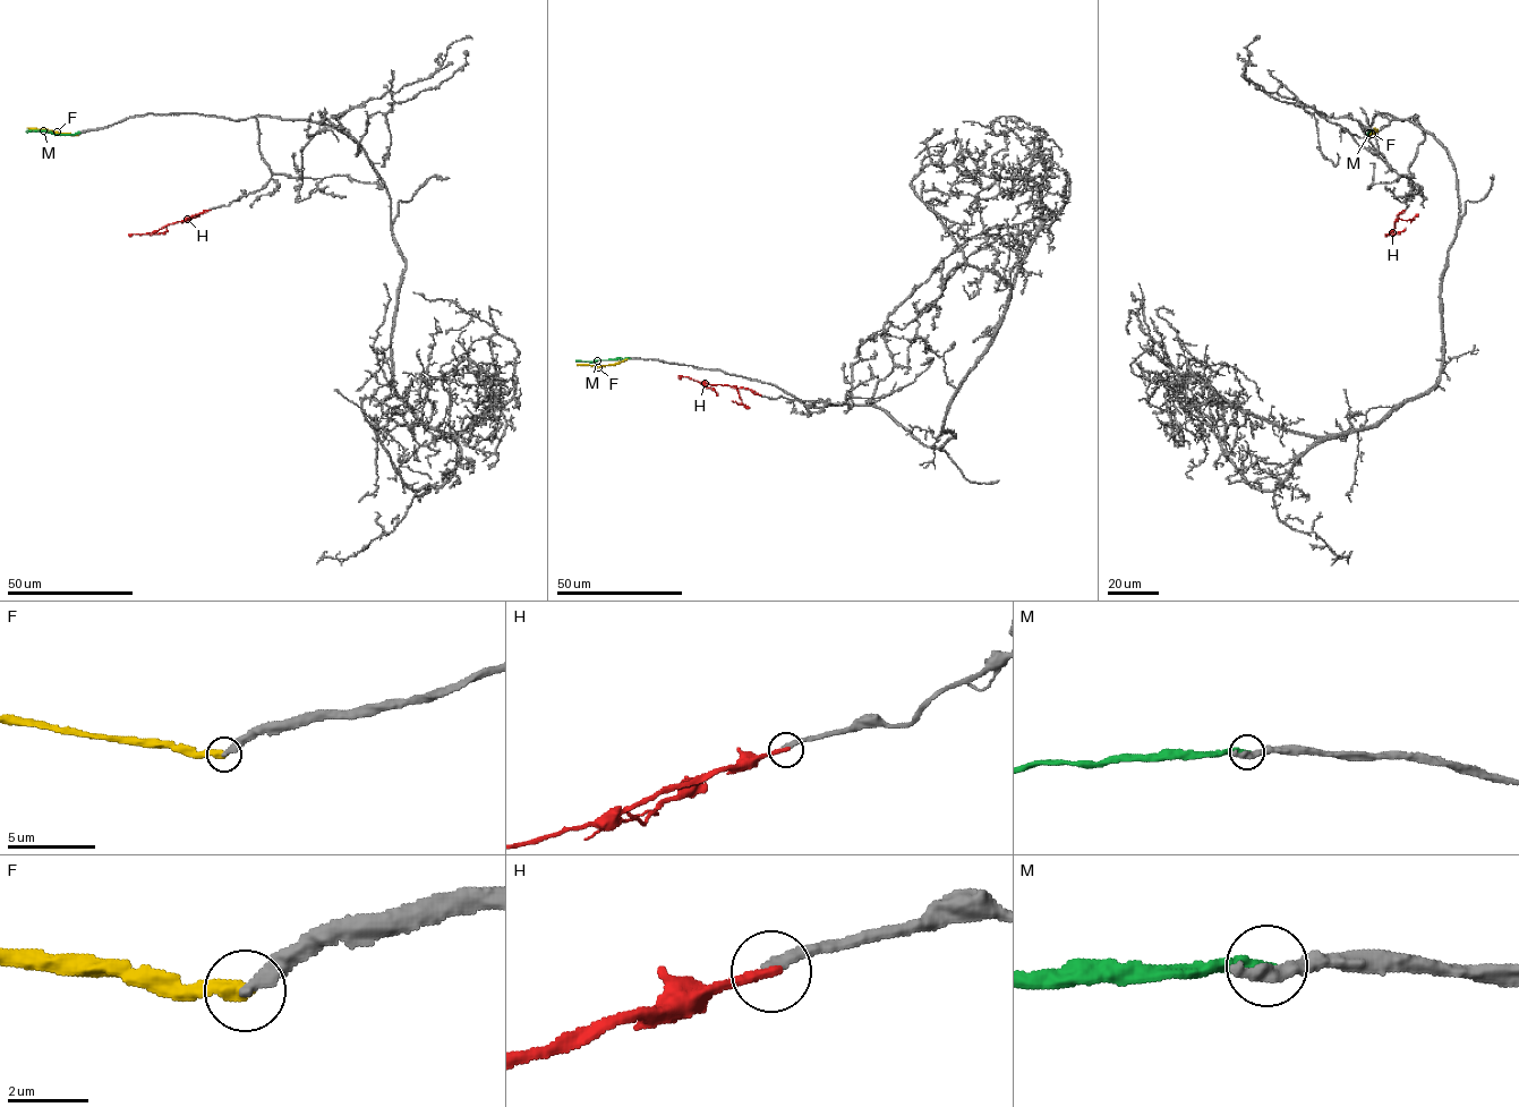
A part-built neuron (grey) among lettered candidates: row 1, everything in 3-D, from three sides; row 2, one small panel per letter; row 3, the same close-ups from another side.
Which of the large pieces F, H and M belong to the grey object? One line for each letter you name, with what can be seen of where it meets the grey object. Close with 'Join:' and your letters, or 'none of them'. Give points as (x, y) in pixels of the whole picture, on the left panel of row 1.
H: Touches grey at (210, 210)
Join: H

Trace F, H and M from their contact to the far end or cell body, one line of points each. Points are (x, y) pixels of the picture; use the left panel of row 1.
F: (77, 135), (27, 128)
H: (210, 210), (150, 233), (164, 232), (165, 228)
M: (79, 133), (25, 132)

